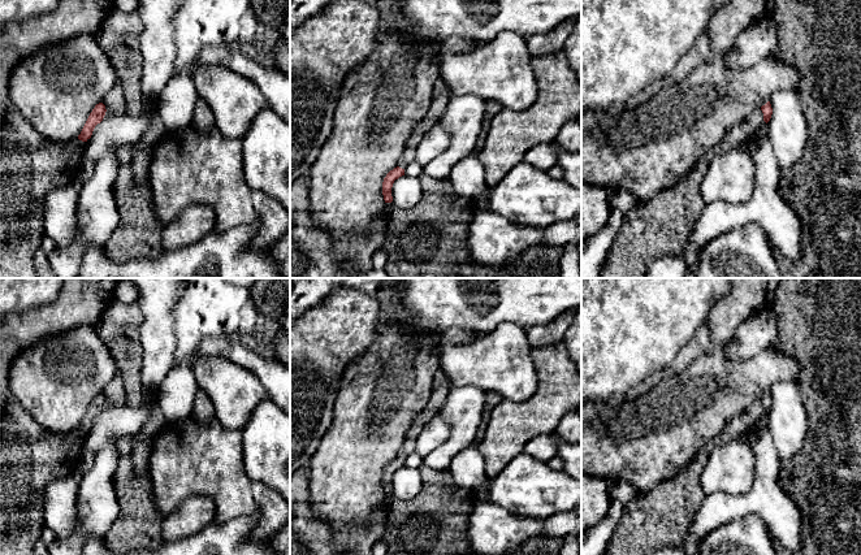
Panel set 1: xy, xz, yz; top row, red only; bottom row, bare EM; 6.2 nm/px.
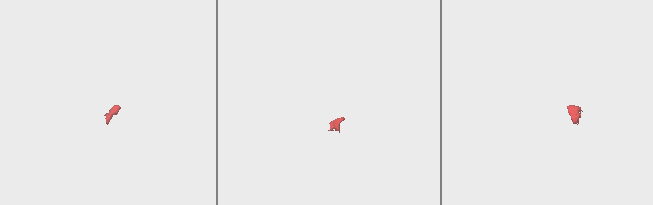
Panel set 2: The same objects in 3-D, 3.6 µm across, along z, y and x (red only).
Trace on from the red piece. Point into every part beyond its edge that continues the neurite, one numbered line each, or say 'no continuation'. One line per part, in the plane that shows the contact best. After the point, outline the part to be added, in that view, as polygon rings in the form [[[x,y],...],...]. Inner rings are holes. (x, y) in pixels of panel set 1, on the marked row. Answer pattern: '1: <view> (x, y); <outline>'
1: yz (661, 226); [[[761,108],[732,126],[715,146],[671,187],[627,213],[601,270],[601,278],[644,278],[649,266],[665,256],[683,256],[689,235],[706,203],[701,185],[711,160],[744,143],[765,125]]]

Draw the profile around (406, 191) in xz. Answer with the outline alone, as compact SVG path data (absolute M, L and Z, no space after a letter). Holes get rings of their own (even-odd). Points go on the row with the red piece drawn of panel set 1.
M402 175L395 179L391 187L391 196L394 208L412 208L423 196L419 178Z

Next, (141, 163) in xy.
M156 143L139 146L133 155L130 168L135 182L139 185L148 185L152 152L155 147Z

